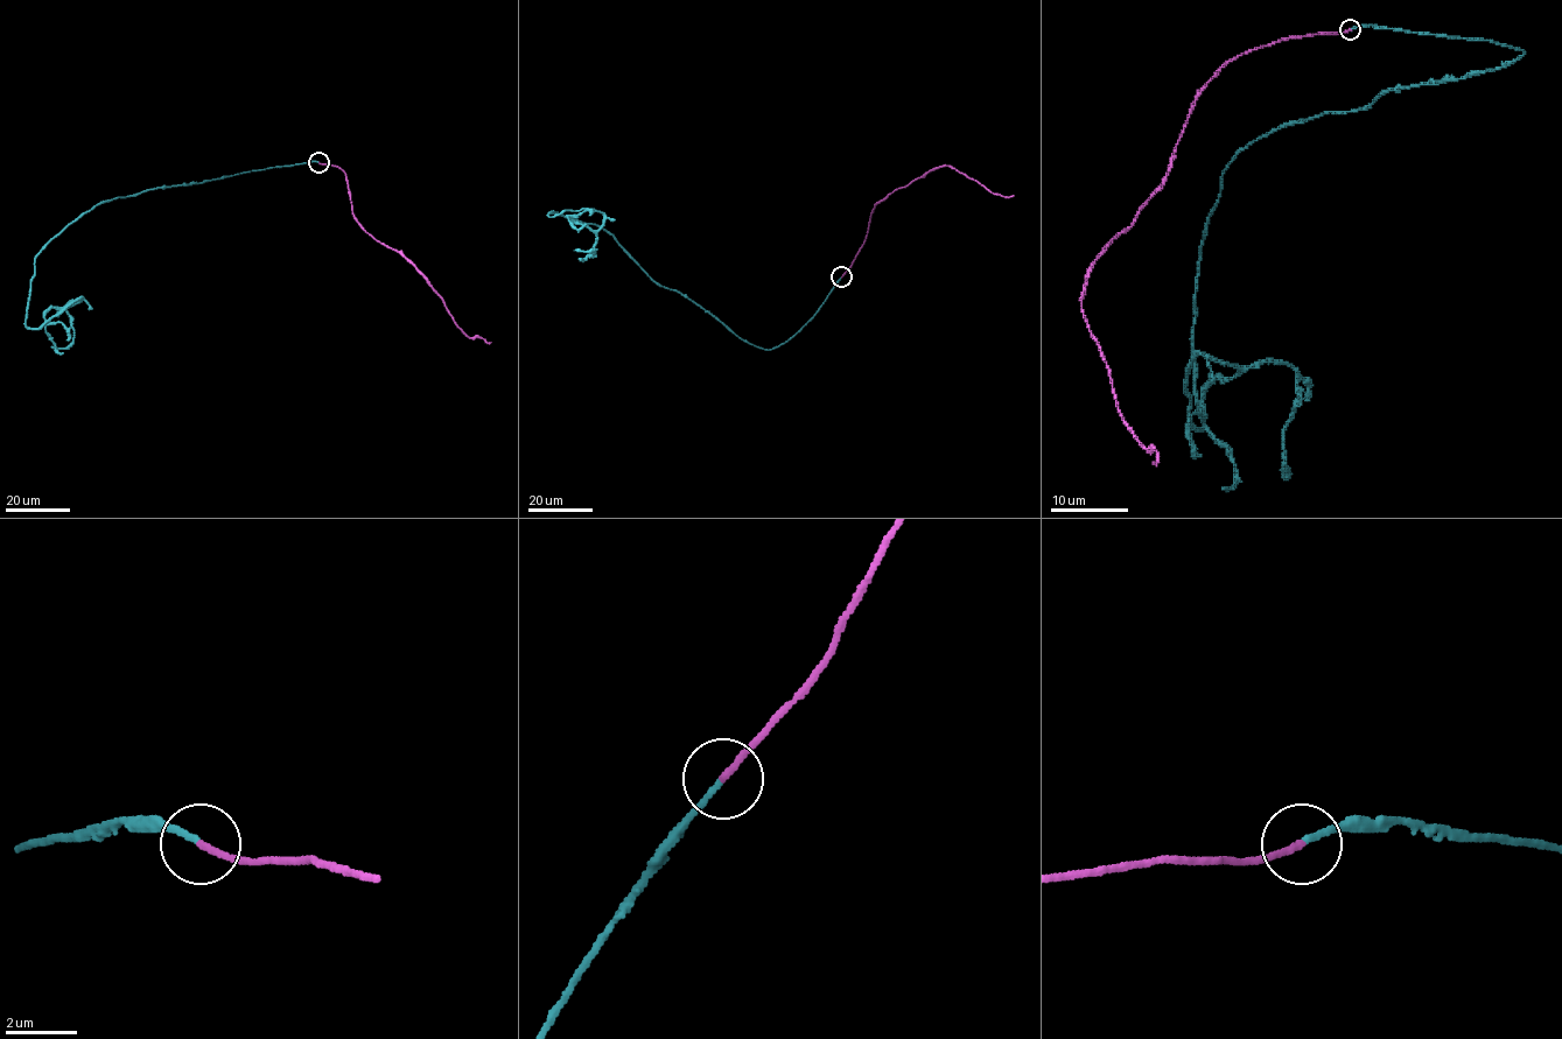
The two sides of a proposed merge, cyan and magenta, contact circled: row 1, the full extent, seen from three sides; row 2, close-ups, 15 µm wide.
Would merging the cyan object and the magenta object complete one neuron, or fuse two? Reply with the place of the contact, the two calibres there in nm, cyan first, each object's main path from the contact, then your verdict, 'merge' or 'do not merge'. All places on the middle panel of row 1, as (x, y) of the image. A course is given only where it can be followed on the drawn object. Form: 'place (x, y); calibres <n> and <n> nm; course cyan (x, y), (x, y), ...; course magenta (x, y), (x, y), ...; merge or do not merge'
place (841, 276); calibres 170 and 190 nm; course cyan (841, 278), (765, 350), (658, 286), (600, 226), (548, 215), (600, 211), (596, 250), (574, 250); course magenta (841, 276), (864, 240), (874, 205), (934, 168), (947, 166), (993, 194), (1014, 195); merge

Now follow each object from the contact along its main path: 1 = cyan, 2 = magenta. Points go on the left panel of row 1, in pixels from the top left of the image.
1: (319, 163), (158, 187), (85, 212), (35, 258), (27, 327), (81, 297), (67, 304), (72, 341), (51, 346)
2: (319, 163), (335, 166), (345, 175), (359, 225), (412, 264), (470, 337), (491, 342)

